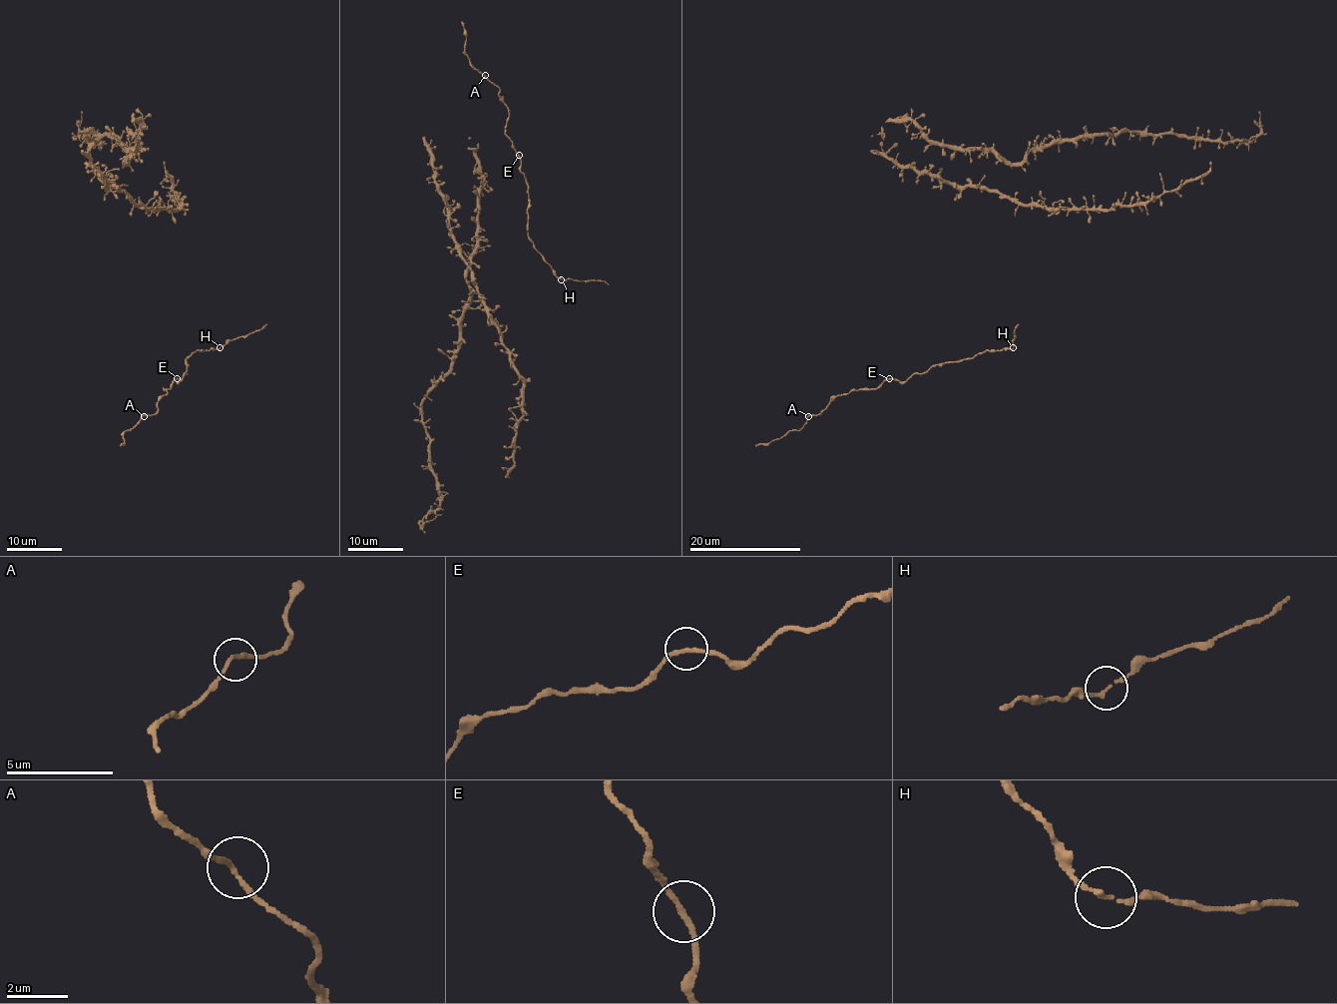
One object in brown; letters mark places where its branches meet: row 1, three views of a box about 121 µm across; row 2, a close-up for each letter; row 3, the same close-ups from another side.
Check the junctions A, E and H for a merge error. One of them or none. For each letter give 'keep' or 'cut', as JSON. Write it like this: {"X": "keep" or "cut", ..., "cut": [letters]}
{"A": "keep", "E": "keep", "H": "cut", "cut": ["H"]}

